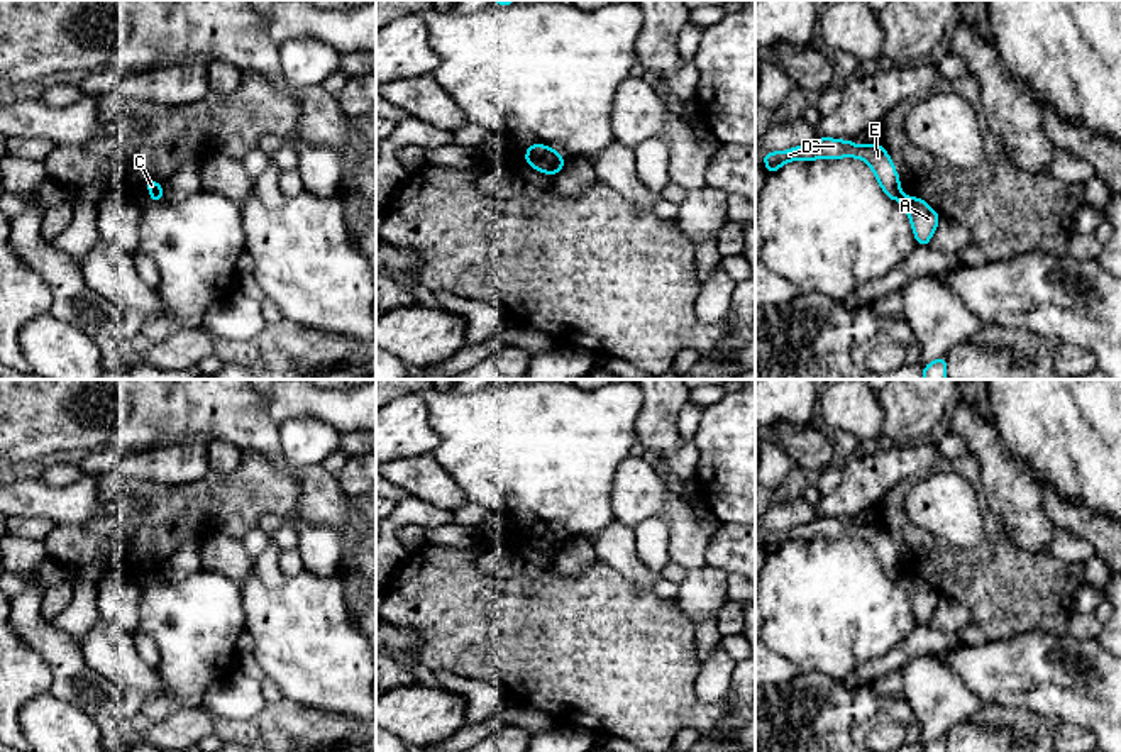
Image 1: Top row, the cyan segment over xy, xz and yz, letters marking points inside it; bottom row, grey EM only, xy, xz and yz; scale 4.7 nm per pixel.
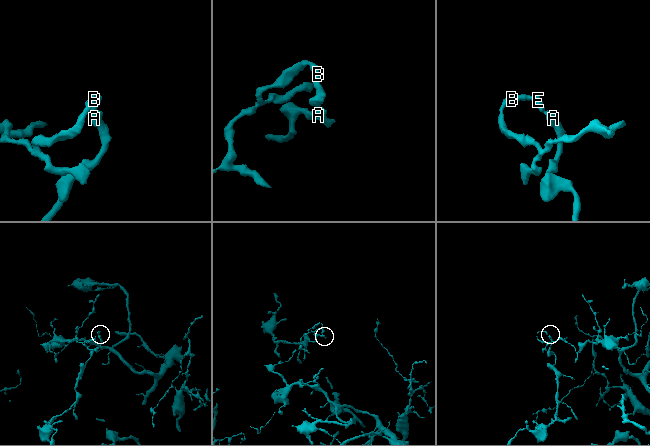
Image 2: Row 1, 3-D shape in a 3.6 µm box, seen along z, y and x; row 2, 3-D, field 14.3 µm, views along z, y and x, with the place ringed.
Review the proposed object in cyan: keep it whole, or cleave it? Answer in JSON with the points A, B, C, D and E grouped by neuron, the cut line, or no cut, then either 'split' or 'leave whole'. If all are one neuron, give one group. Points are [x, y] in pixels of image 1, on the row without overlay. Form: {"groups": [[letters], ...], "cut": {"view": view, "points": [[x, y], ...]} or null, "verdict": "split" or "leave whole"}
{"groups": [["A"], ["B", "C", "D", "E"]], "cut": {"view": "yz", "points": [[903, 576], [900, 580]]}, "verdict": "split"}

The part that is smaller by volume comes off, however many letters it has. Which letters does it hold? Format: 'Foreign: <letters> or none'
Foreign: A

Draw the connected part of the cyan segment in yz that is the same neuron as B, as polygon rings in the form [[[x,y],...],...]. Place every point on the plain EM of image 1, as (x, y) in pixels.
[[[816,518],[809,523],[762,534],[769,554],[776,552],[787,540],[860,537],[874,550],[882,571],[891,579],[901,579],[901,561],[896,545],[881,523],[855,525],[852,518]]]

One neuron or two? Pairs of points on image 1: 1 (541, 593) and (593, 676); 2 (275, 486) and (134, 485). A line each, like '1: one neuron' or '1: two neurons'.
1: one neuron
2: one neuron

